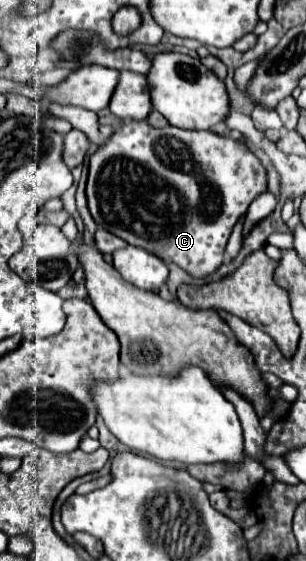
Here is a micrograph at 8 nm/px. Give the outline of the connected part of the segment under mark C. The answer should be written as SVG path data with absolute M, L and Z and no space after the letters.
M123 121L89 159L87 201L95 223L129 245L147 249L163 261L173 261L195 277L213 273L221 261L233 225L251 199L267 189L265 169L239 141L213 131L185 131L179 127L153 129L147 121Z

